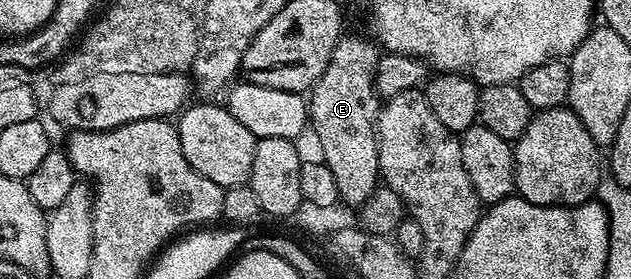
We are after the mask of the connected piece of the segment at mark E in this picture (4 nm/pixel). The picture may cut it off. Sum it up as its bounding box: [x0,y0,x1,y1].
[309,34,381,209]

